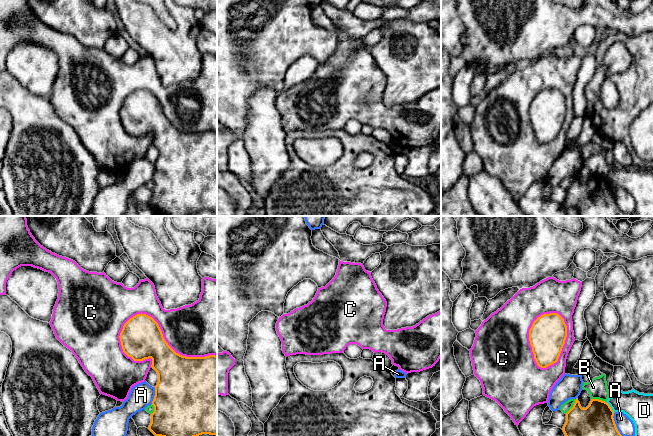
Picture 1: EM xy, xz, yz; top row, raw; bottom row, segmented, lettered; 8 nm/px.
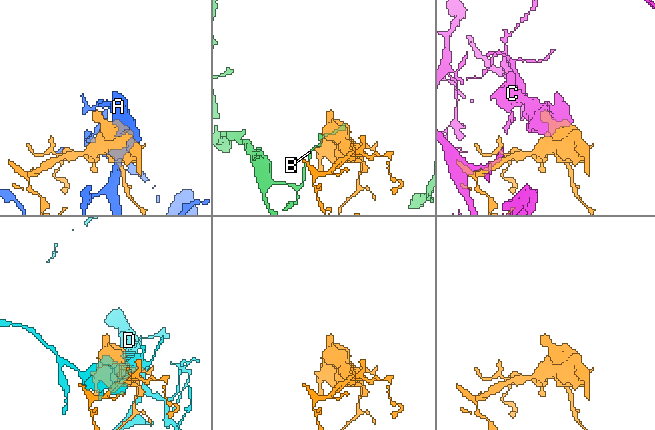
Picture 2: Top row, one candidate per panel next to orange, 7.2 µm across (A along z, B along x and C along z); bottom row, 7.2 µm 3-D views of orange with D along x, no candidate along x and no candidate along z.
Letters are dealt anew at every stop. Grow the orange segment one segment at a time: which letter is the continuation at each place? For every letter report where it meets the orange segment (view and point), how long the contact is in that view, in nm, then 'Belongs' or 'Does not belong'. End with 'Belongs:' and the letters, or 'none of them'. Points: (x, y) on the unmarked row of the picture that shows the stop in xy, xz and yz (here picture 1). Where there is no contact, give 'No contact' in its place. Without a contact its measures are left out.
A: Touches orange at xy (154, 172). Shared border 130 nm. Does not belong
B: Touches orange at yz (599, 176). Shared border 130 nm. Does not belong
C: Touches orange at xy (162, 111). Shared border 800 nm. Belongs
D: Touches orange at yz (610, 183). Shared border 110 nm. Does not belong
Belongs: C

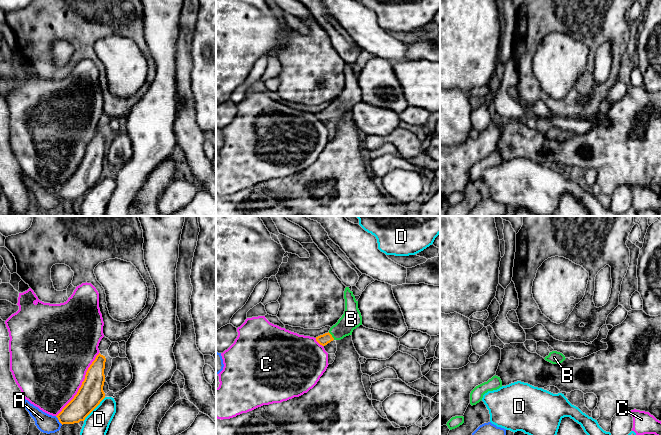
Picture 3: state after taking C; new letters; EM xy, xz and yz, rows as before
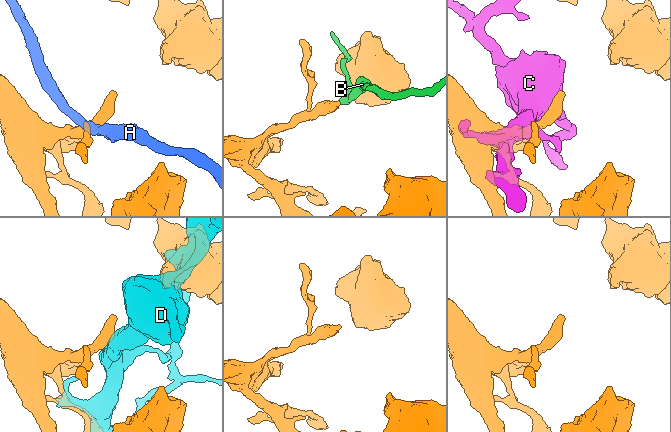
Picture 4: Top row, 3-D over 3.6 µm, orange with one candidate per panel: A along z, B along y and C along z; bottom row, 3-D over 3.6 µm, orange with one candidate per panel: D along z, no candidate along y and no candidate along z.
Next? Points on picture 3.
A: Touches orange at xy (58, 195). Shared border 90 nm. Does not belong
B: Touches orange at xz (331, 112). Shared border 80 nm. Belongs
C: Touches orange at xy (81, 161). Shared border 600 nm. Does not belong
D: Touches orange at xy (94, 184). Shared border 260 nm. Does not belong
Belongs: B

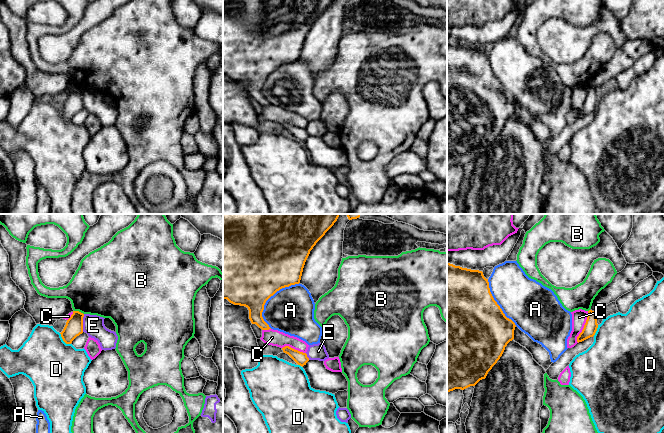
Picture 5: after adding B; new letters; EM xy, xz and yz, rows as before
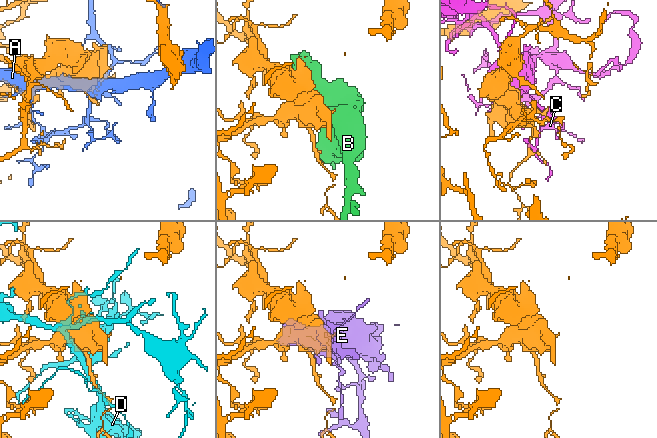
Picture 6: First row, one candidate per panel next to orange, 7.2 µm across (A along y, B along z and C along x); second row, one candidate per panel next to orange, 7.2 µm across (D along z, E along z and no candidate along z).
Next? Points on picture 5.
A: Touches orange at xz (269, 73). Shared border 440 nm. Does not belong
B: Touches orange at xy (78, 87). Shared border 90 nm. Does not belong
C: Touches orange at yz (584, 103). Shared border 280 nm. Does not belong
D: Touches orange at xy (63, 116). Shared border 130 nm. Does not belong
E: Touches orange at xy (82, 99). Shared border 140 nm. Does not belong
Belongs: none of them

